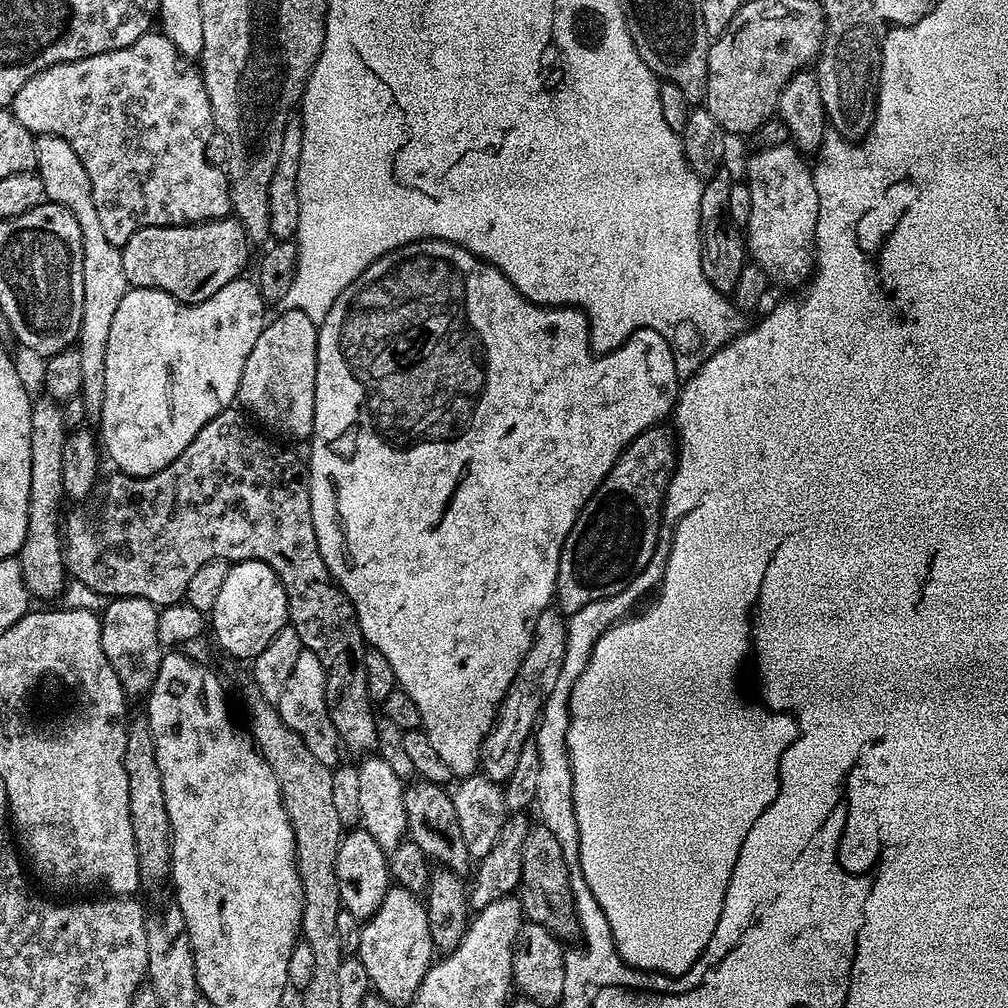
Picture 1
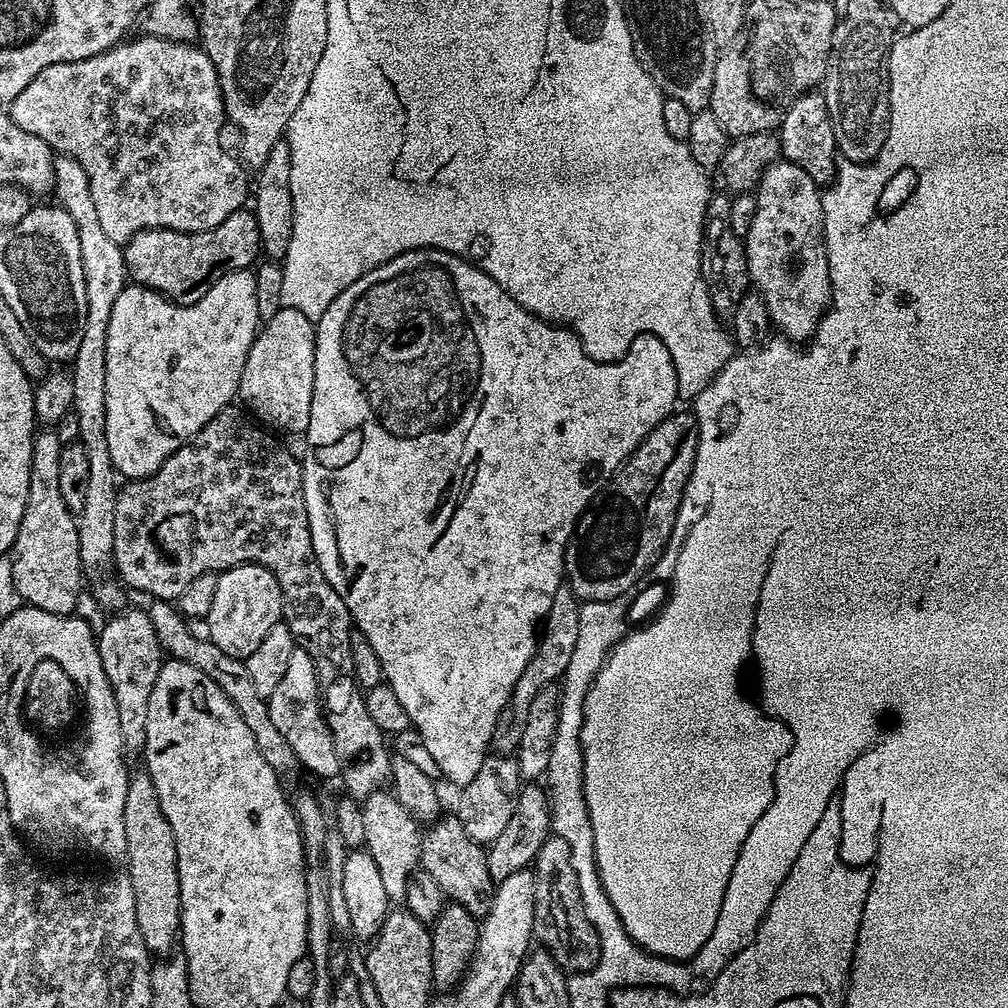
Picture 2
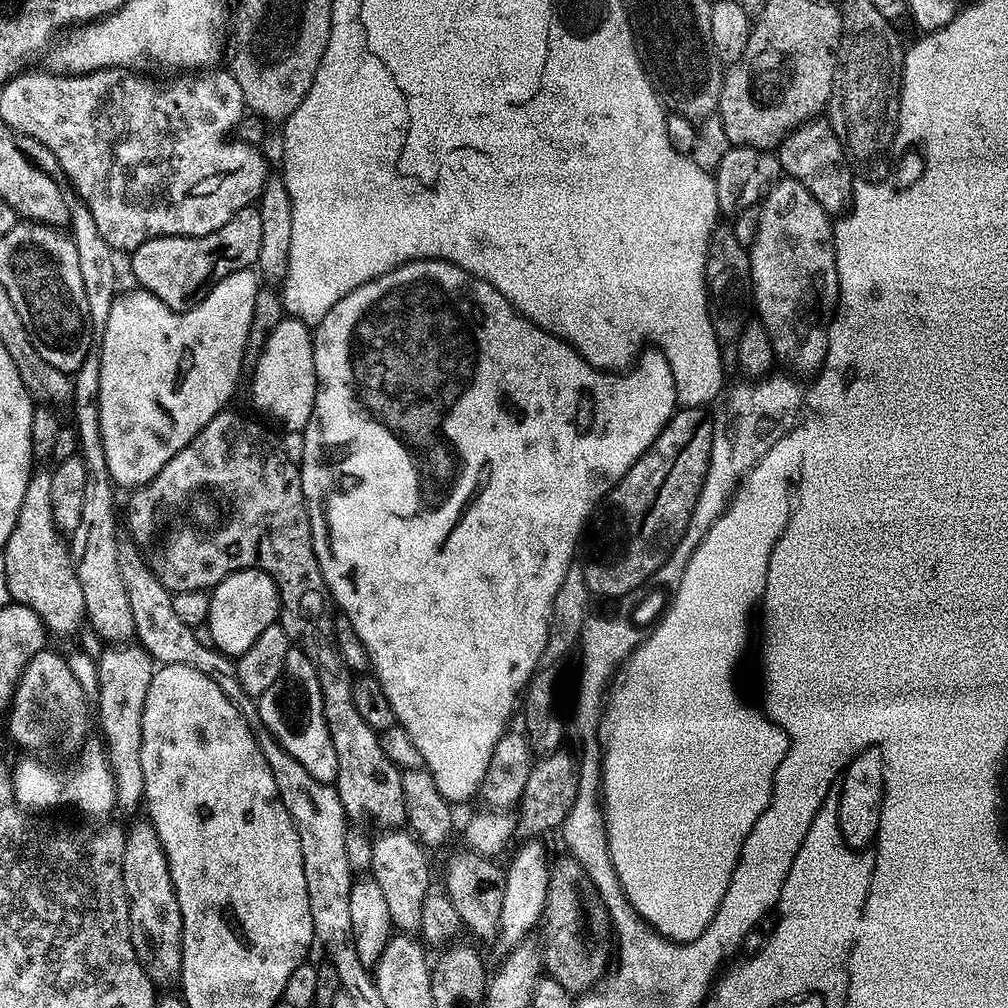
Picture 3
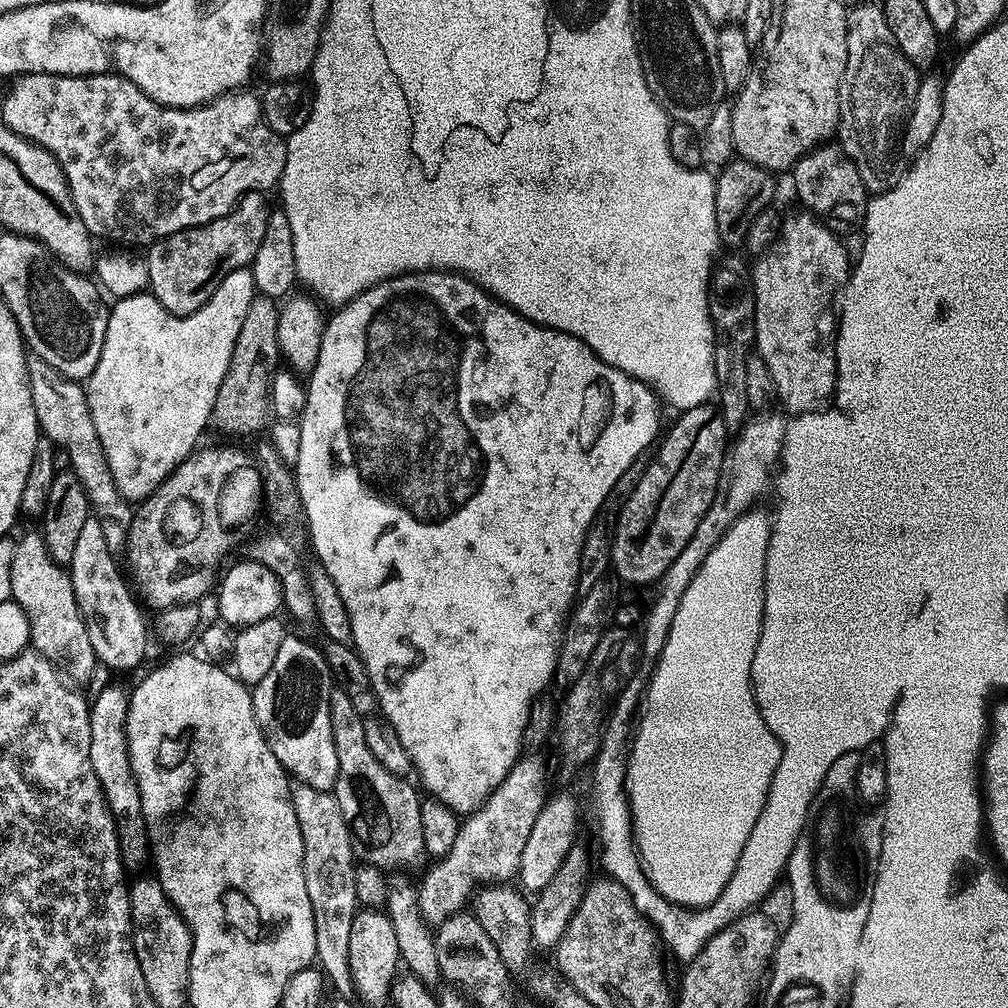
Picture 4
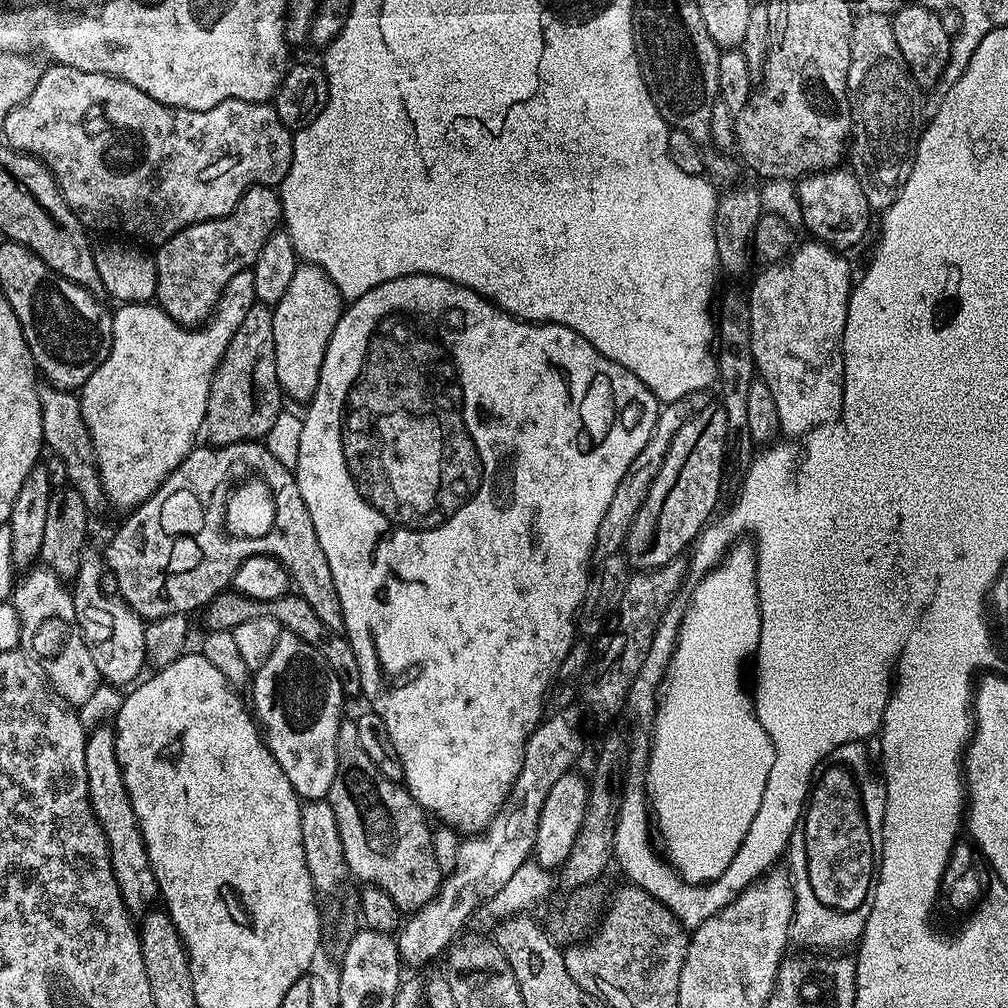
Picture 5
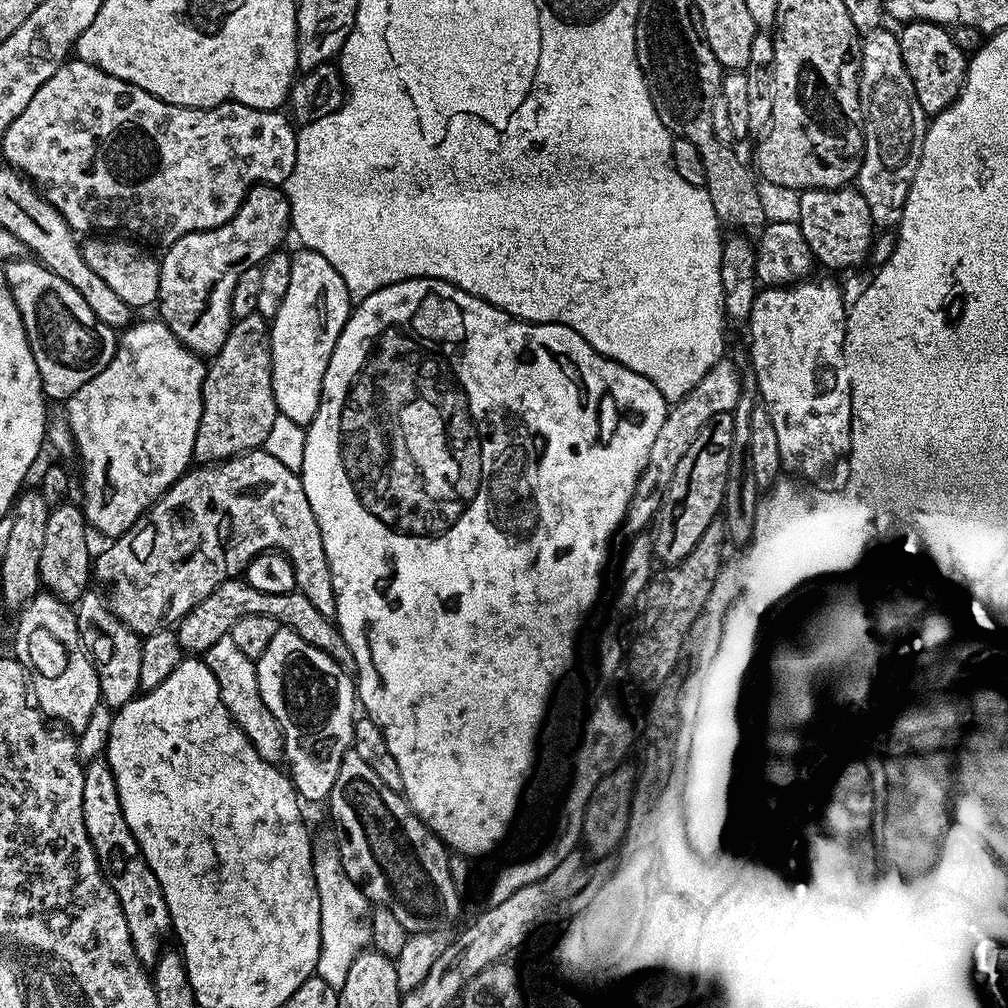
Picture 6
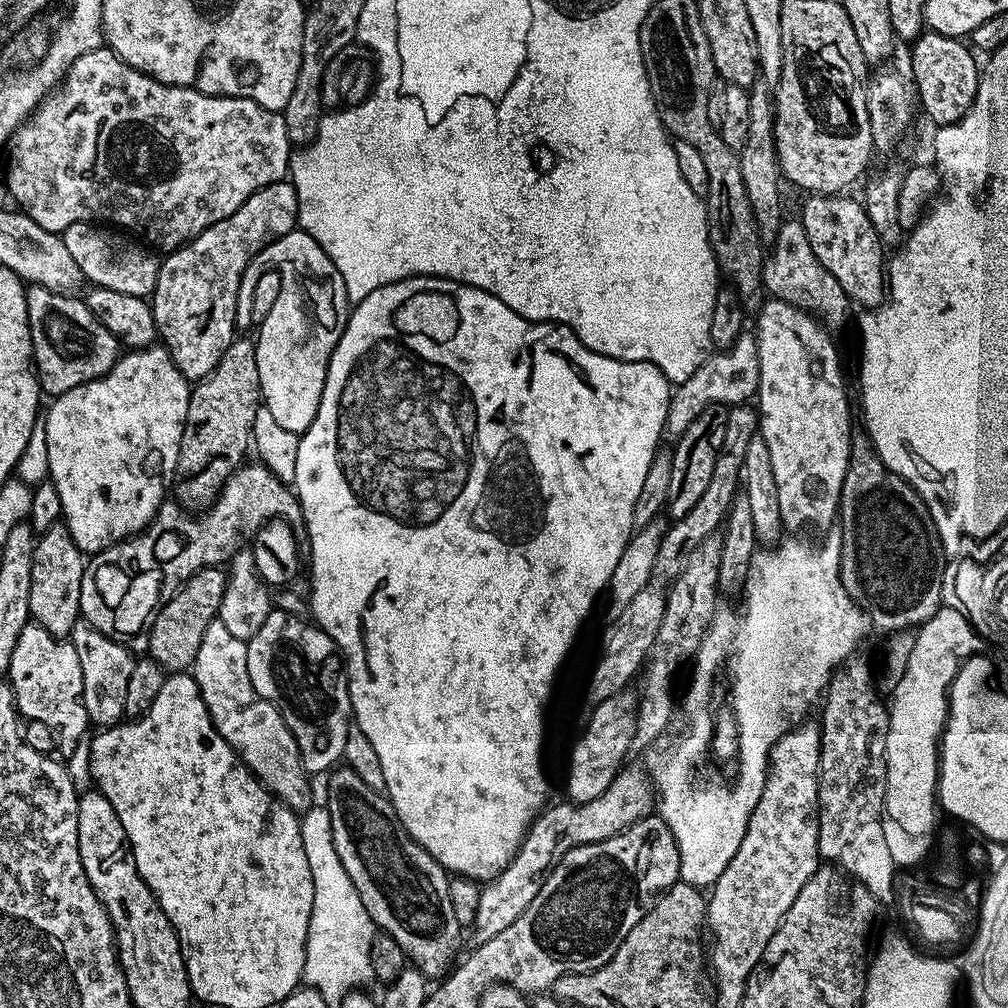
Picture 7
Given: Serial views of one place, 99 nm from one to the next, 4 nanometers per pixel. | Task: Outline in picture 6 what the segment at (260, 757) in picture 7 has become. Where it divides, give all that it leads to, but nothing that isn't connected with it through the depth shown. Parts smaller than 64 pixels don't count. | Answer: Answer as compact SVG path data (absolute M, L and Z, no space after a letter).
M231 635L218 638L218 642L214 642L214 646L210 646L210 650L203 653L202 659L214 674L226 710L232 715L234 722L242 730L242 734L246 734L246 738L250 738L254 750L258 750L258 754L262 754L262 758L267 760L283 761L284 735L274 714L270 714L270 710L266 710L266 702L262 702L260 697L255 660L246 658L246 654L242 654L242 650L238 650Z

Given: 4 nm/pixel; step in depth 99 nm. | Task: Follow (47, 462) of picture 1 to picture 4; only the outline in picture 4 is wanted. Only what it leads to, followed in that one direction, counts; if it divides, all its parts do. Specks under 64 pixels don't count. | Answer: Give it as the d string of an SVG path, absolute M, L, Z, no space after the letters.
M32 530L16 540L14 562L10 562L10 590L12 599L18 606L22 606L22 610L28 616L28 638L31 647L41 652L69 681L87 682L90 679L90 670L94 670L98 662L94 646L90 646L90 634L86 634L86 622L80 616L78 598L74 598L74 586L69 569L50 558L44 537L39 531Z

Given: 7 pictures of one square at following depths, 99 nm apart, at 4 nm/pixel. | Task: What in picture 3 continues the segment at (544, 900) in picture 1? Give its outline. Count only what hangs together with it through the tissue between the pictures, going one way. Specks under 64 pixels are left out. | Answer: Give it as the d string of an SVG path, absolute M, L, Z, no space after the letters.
M551 861L542 917L542 951L547 975L557 980L567 992L583 994L595 989L605 979L613 963L614 929L608 908L594 882L584 871L576 872L564 873L562 861Z

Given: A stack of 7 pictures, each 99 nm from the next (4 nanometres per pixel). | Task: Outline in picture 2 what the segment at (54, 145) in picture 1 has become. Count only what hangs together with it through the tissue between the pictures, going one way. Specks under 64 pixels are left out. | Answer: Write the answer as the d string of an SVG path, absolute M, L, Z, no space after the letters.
M57 155L52 162L52 192L56 196L55 203L66 210L66 214L70 214L70 218L74 221L74 226L78 230L78 250L82 250L82 274L86 282L86 330L82 334L82 346L78 346L78 354L76 359L71 361L70 375L74 382L74 402L72 403L71 415L76 416L76 432L78 435L78 443L83 446L88 453L86 454L87 463L90 465L90 482L87 483L86 503L82 506L82 510L78 514L76 525L78 526L78 546L80 547L80 566L84 570L85 577L90 581L90 588L92 584L92 600L98 607L104 611L104 614L115 614L125 607L124 595L126 589L119 579L114 575L114 565L112 563L112 555L114 554L114 506L116 505L116 494L118 491L118 473L114 462L110 458L110 442L106 442L106 338L107 326L110 324L110 314L114 307L114 302L117 301L118 296L123 292L126 285L126 269L124 267L124 250L121 245L115 244L108 235L102 231L102 225L98 219L98 209L94 207L94 198L90 195L90 178L86 178L86 170L82 170L82 166L73 156Z

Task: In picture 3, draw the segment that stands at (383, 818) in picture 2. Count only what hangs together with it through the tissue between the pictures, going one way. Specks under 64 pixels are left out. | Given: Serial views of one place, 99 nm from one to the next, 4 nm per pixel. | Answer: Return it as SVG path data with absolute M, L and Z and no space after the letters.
M388 830L379 841L373 843L374 862L370 869L370 879L378 882L386 897L393 929L400 934L419 933L422 926L422 902L428 897L432 872L428 869L429 853L415 835L404 830Z

